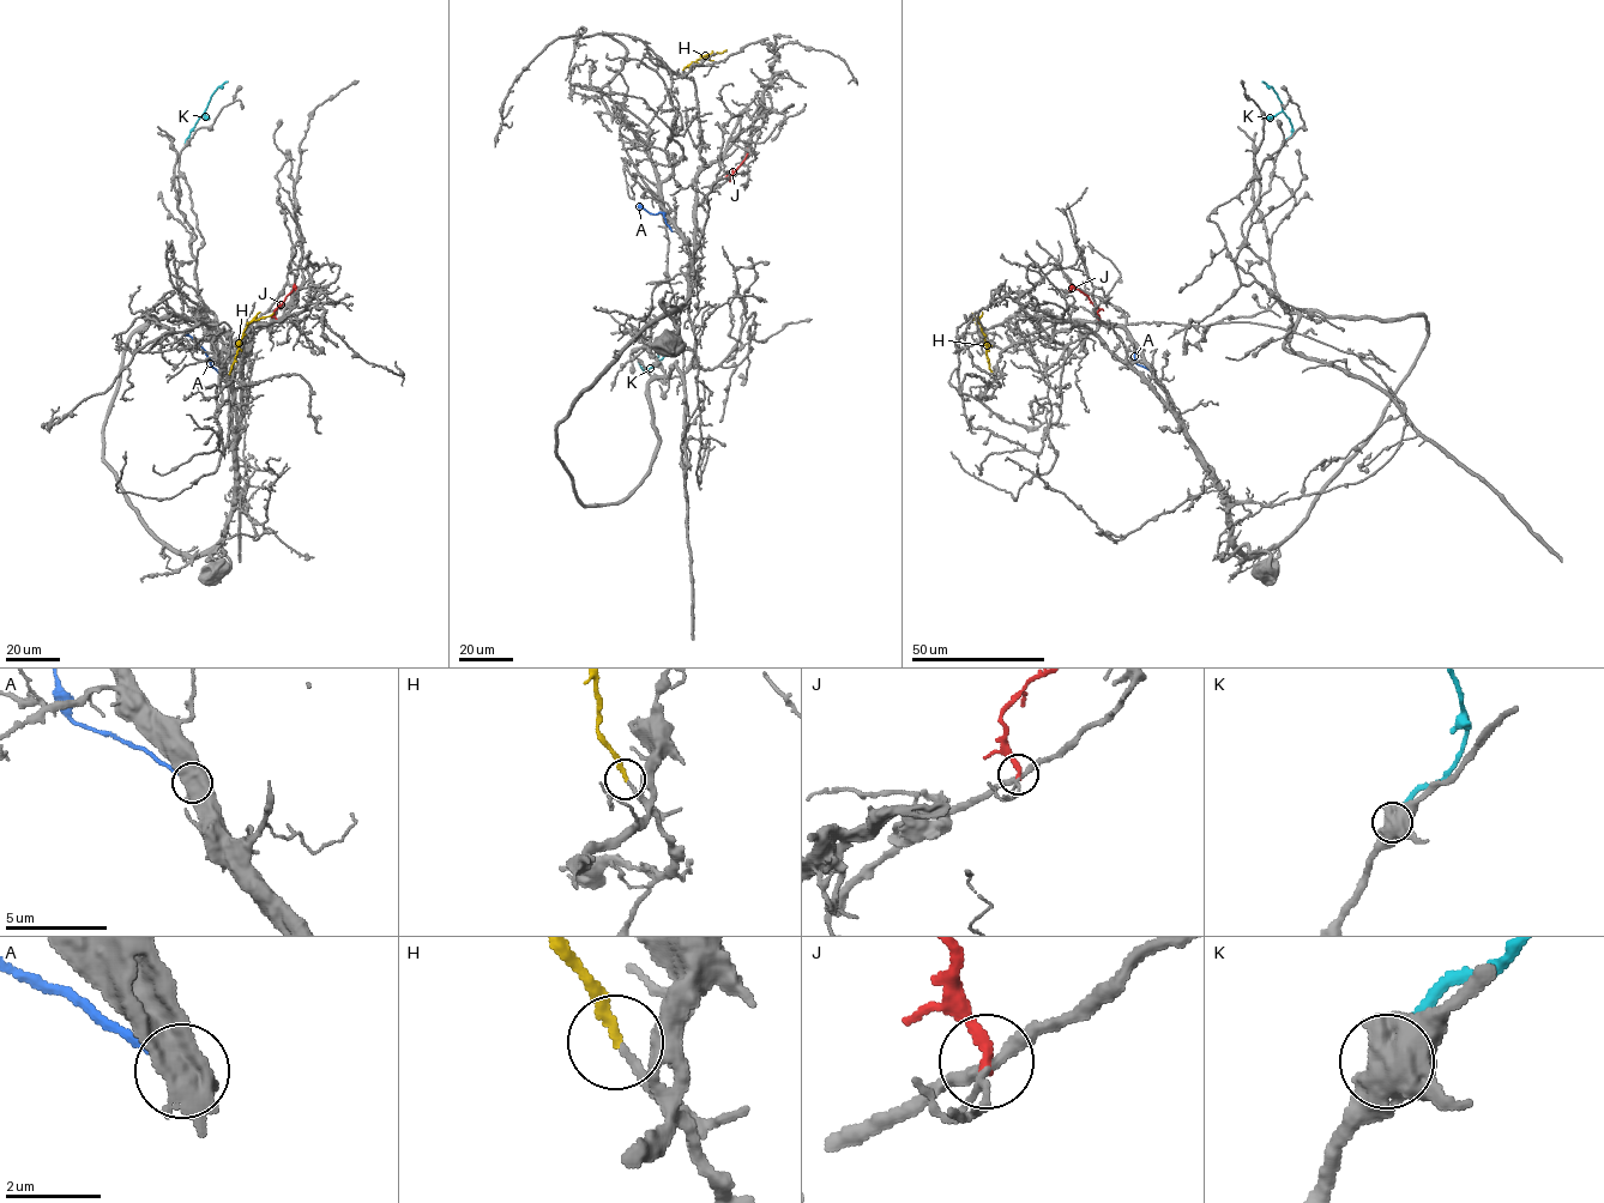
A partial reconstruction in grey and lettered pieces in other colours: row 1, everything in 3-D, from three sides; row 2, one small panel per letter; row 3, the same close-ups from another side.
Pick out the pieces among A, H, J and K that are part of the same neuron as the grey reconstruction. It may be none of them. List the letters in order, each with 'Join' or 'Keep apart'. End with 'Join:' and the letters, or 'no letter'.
A: Keep apart
H: Join
J: Keep apart
K: Join
Join: H, K

